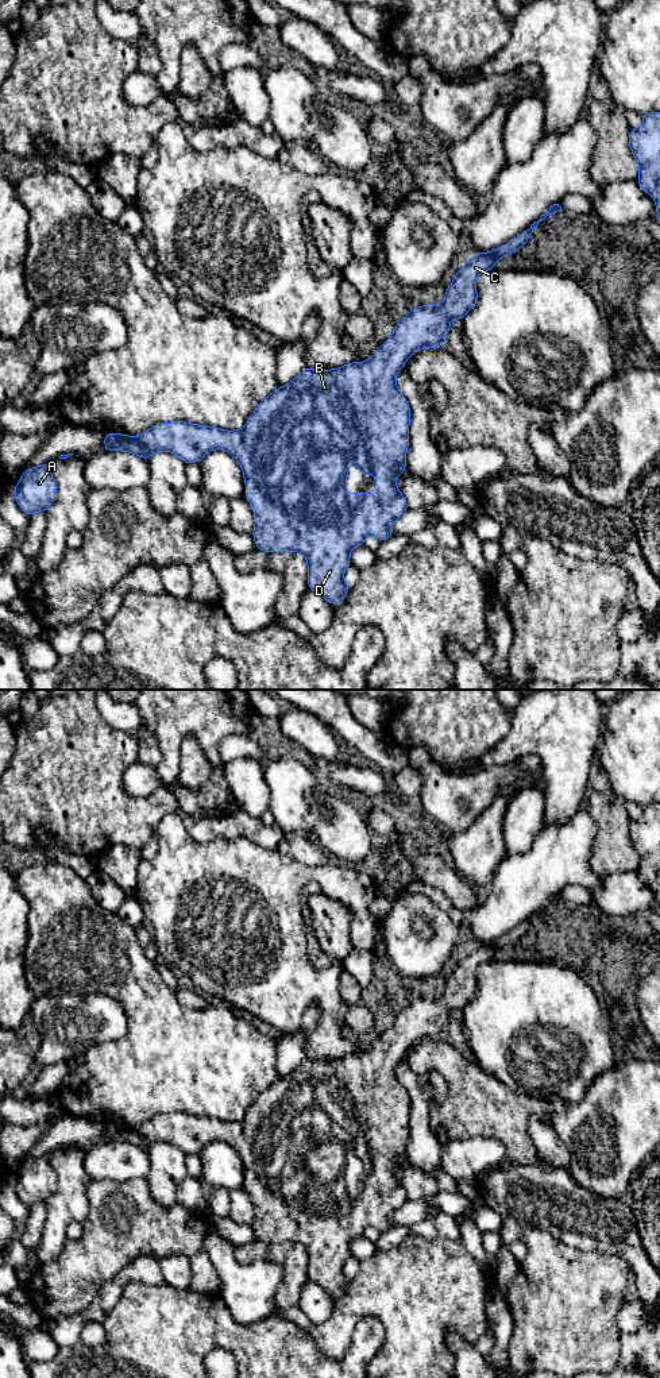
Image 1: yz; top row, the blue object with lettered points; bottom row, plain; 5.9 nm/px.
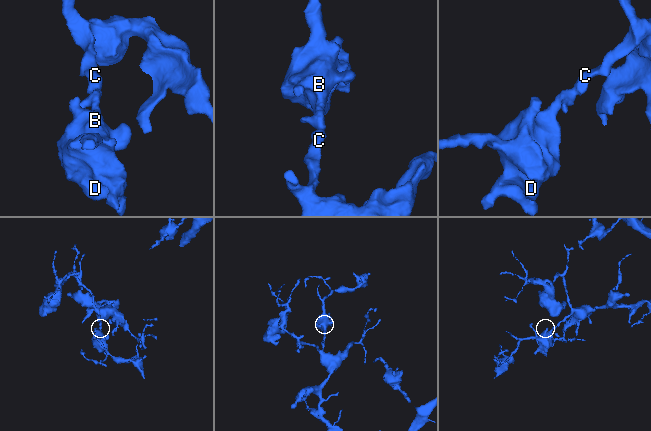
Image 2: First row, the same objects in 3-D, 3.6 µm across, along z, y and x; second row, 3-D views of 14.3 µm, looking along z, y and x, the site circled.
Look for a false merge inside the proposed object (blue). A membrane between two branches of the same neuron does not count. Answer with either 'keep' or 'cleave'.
keep

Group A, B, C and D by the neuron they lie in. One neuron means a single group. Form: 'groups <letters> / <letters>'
groups A B C D

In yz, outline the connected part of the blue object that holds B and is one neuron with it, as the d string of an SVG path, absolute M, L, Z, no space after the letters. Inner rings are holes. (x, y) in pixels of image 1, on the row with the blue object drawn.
M557 201L507 244L468 258L445 290L444 302L410 309L368 360L335 370L305 367L297 378L260 401L242 429L223 431L182 421L159 422L135 437L107 433L105 451L126 451L146 460L158 451L169 451L185 463L200 463L212 449L227 451L243 468L246 498L255 517L252 536L256 549L302 553L308 561L309 588L331 605L341 602L350 588L343 579L346 568L351 566L350 552L363 545L367 536L381 541L391 537L391 524L408 510L406 499L395 485L395 478L406 470L410 422L408 399L395 383L398 371L421 348L443 346L451 320L463 320L475 306L476 277L480 273L493 270L498 259L518 251L548 215L563 211ZM351 464L356 464L364 478L375 471L374 493L350 494L346 490Z

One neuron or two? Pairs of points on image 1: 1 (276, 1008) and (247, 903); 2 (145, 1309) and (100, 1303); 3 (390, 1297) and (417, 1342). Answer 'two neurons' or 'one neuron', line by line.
1: one neuron
2: two neurons
3: one neuron

